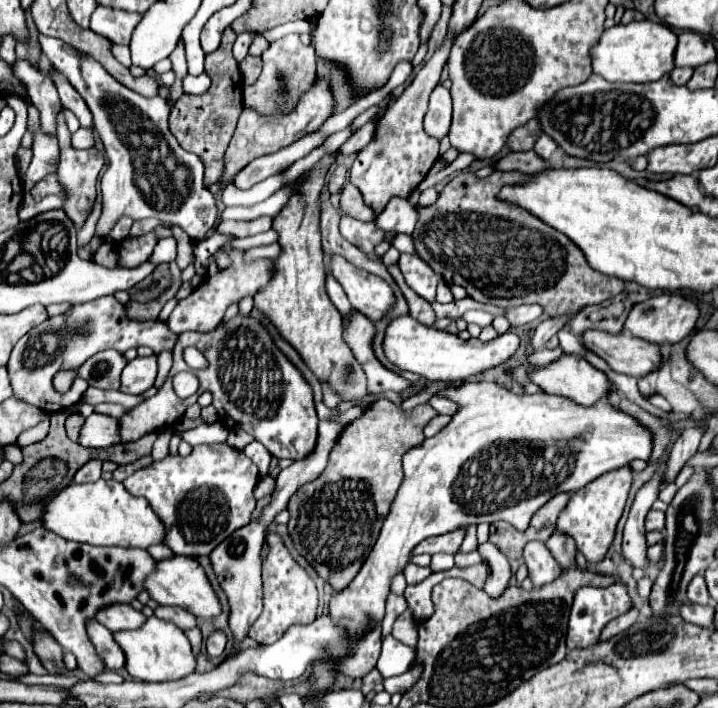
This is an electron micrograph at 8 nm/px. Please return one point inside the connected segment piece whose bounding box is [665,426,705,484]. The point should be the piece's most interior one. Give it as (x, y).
(685, 446)

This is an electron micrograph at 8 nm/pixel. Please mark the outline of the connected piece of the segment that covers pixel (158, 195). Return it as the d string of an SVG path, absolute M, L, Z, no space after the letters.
M39 34L43 54L51 66L63 74L69 84L87 102L95 130L99 132L109 164L101 178L101 218L95 236L105 240L121 216L129 218L157 218L163 228L183 228L193 242L207 238L217 222L215 196L203 184L203 166L195 162L195 154L183 150L169 130L169 104L165 98L145 98L127 86L119 84L93 56L75 52L63 40Z

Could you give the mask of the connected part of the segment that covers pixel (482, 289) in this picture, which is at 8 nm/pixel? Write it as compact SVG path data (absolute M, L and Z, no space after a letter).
M471 170L459 172L437 196L431 206L417 206L417 226L411 234L417 256L423 258L445 282L465 286L469 296L477 302L495 304L501 308L519 306L519 304L539 304L545 314L559 316L559 312L575 312L585 306L599 304L611 296L619 296L625 290L625 282L613 276L603 276L589 268L583 252L571 244L567 236L557 232L555 228L543 224L537 216L531 216L527 210L499 200L499 192L503 186L517 186L529 182L533 176L525 172L493 172L487 178L479 178Z

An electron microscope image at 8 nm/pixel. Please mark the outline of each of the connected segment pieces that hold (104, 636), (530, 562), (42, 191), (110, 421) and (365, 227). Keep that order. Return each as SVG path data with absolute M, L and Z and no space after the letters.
M91 620L87 624L87 632L89 632L89 638L91 642L95 644L97 648L97 654L105 660L107 668L111 670L121 670L125 668L125 656L123 656L123 650L119 648L119 644L115 644L115 638L113 638L113 632L103 628L97 620Z
M533 540L531 544L527 544L523 550L523 558L535 588L551 584L561 570L555 558L551 556L551 552L547 552L547 544L541 540Z
M55 174L45 176L45 178L35 184L33 190L31 190L31 196L33 196L36 201L40 201L41 198L45 198L45 196L49 196L49 194L61 194L61 186L59 186Z
M93 412L81 430L81 446L107 448L113 444L119 444L117 418Z
M341 216L339 230L353 246L365 254L373 254L373 248L383 240L383 232L377 230L375 224L365 224L353 216Z

